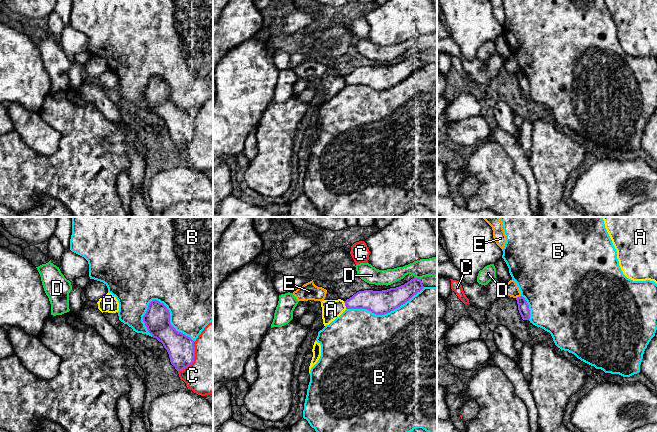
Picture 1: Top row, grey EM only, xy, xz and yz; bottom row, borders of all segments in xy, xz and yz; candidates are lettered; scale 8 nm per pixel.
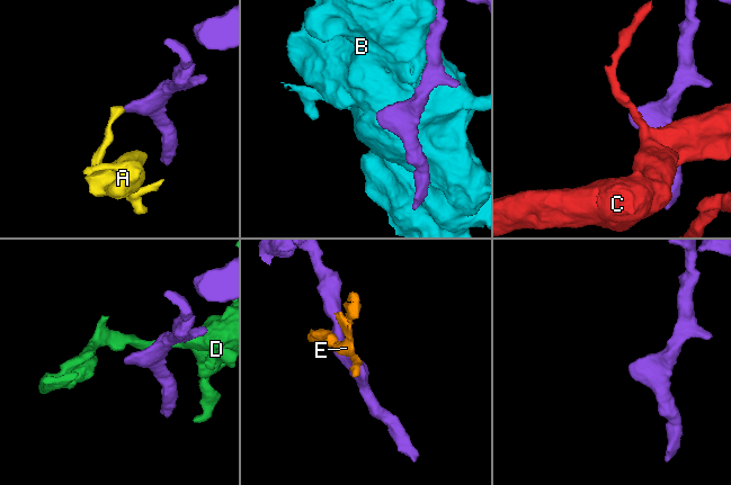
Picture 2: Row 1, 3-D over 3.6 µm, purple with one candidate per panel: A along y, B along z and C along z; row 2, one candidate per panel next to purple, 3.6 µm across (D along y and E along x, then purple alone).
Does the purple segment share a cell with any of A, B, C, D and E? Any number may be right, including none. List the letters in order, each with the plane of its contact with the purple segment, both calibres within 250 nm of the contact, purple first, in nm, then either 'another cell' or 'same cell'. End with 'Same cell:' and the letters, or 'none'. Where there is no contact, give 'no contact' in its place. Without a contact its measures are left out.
A: contact in xz; calibres 180 and 160 nm; another cell
B: contact in xy; calibres 220 and 440 nm; another cell
C: contact in xy; calibres 220 and 360 nm; another cell
D: contact in xz; calibres 160 and 160 nm; another cell
E: contact in yz; calibres 90 and 110 nm; another cell
Same cell: none

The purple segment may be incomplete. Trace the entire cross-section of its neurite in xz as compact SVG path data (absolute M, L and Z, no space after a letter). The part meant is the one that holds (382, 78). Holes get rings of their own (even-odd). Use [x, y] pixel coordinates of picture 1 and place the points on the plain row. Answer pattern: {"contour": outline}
{"contour": "M414 53L396 64L359 67L344 79L346 85L367 85L376 91L384 91L405 80L423 64L421 55Z"}

